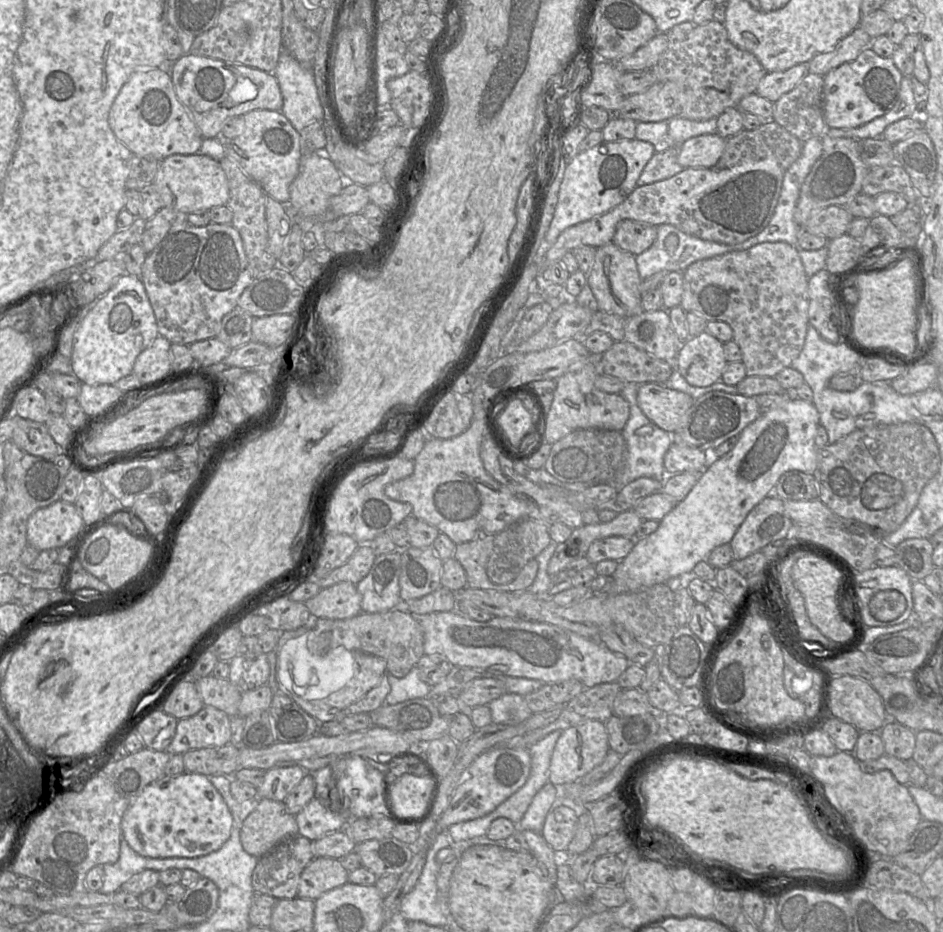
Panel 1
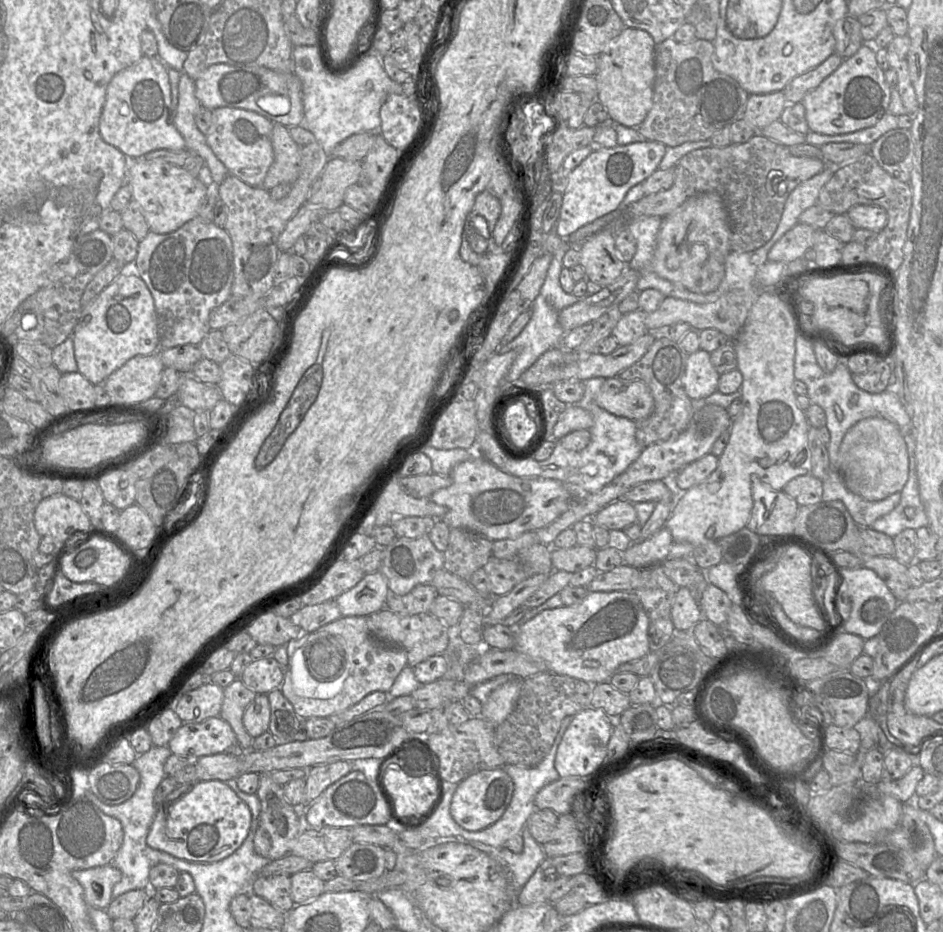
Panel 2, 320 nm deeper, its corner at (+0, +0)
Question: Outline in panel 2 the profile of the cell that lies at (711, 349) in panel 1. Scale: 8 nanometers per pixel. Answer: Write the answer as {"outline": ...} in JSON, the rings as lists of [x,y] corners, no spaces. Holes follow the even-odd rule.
{"outline":[[[699,349],[689,354],[683,375],[683,388],[691,400],[706,398],[718,391],[720,374],[710,360],[710,353]]]}

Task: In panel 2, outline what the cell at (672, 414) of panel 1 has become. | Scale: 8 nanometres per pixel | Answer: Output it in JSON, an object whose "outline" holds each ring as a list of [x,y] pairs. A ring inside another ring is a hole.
{"outline":[[[607,378],[595,395],[596,404],[607,412],[633,421],[647,418],[654,410],[654,399],[641,380]]]}

